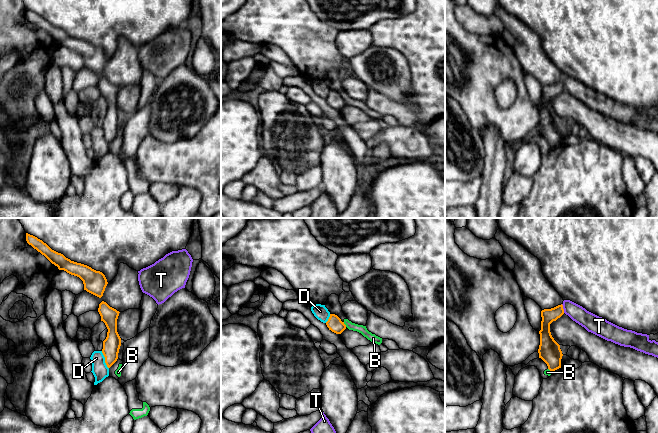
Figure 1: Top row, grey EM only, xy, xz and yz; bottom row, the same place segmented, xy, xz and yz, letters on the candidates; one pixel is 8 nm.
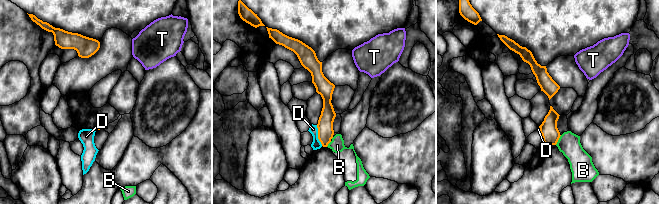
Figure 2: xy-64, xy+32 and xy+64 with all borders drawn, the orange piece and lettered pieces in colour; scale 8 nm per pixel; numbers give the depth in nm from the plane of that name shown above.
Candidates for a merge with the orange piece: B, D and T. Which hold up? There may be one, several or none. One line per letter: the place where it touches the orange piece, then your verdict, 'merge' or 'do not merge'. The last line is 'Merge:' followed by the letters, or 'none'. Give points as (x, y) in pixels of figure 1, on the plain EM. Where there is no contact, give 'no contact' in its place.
B: xz (344, 100) | do not merge
D: xy (105, 136) | do not merge
T: yz (562, 84) | do not merge
Merge: none

